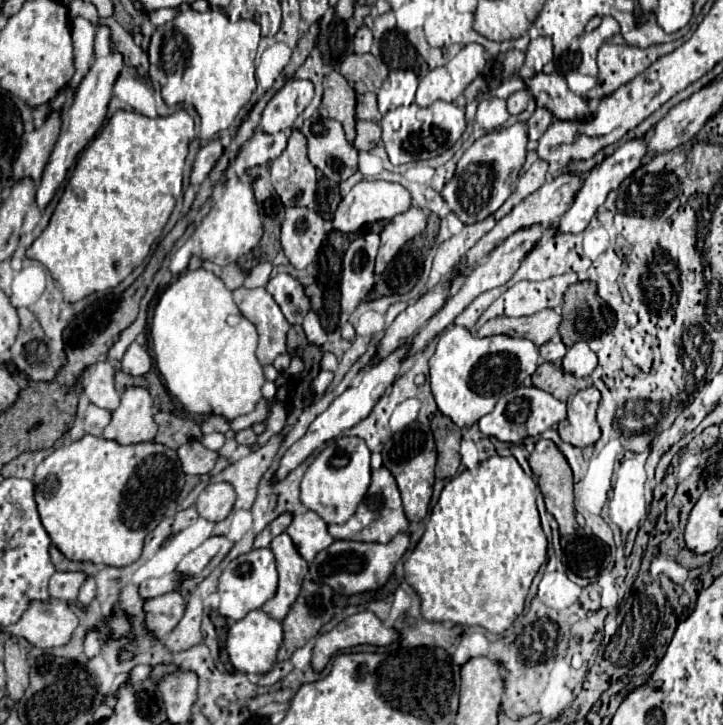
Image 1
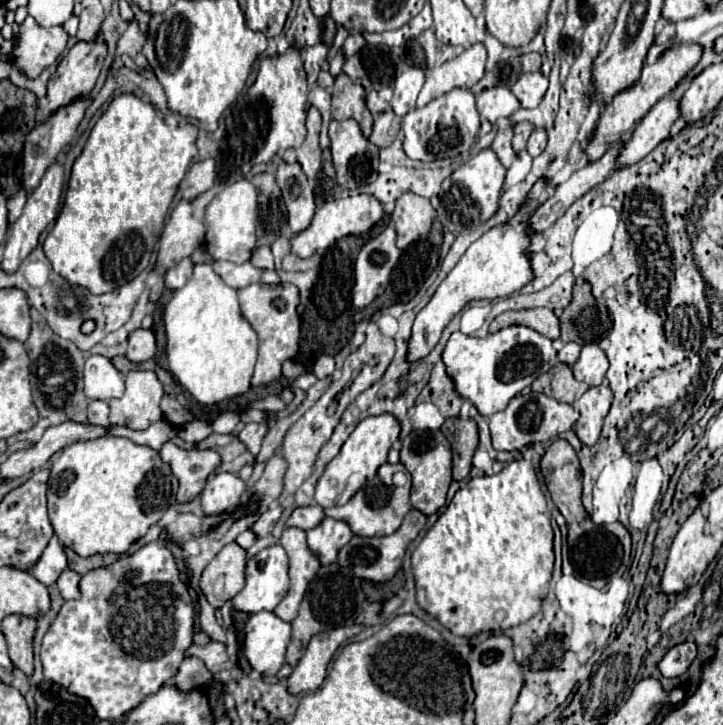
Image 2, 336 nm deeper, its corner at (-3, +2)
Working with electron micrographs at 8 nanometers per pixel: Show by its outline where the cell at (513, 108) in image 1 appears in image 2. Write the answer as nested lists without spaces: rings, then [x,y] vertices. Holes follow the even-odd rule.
[[[512,126],[504,132],[498,132],[490,148],[496,152],[498,160],[504,164],[504,168],[508,168],[516,158],[516,154],[512,152]]]

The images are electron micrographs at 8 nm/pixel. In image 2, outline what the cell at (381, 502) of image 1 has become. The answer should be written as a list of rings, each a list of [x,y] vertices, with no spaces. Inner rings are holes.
[[[398,462],[398,464],[382,464],[378,468],[378,474],[366,482],[366,486],[362,486],[344,506],[332,506],[326,512],[326,516],[334,518],[334,520],[342,520],[346,522],[354,534],[358,536],[388,536],[392,532],[396,532],[396,528],[400,528],[404,516],[410,512],[412,504],[410,504],[410,484],[406,482],[404,486],[396,486],[394,484],[394,474],[396,472],[404,472],[406,468]]]

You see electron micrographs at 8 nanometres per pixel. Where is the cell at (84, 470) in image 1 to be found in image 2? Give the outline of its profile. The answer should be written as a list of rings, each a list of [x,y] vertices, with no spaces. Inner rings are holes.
[[[102,436],[88,442],[76,442],[64,448],[50,468],[48,484],[48,514],[54,532],[60,536],[60,542],[74,550],[78,556],[94,554],[124,554],[130,544],[146,534],[146,530],[156,524],[166,508],[170,506],[172,496],[172,472],[160,454],[148,446],[138,446],[128,438]]]

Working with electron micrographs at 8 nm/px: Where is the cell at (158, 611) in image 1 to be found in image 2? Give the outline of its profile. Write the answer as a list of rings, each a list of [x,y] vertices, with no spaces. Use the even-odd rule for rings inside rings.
[[[232,542],[224,546],[206,566],[200,578],[200,588],[214,608],[222,608],[224,602],[232,600],[244,588],[246,560],[246,550]]]

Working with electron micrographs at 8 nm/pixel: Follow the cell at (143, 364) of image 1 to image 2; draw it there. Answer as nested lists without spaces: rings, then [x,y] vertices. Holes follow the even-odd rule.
[[[138,328],[130,334],[128,338],[128,352],[126,352],[126,358],[132,360],[134,364],[138,362],[144,362],[144,360],[150,360],[152,356],[156,354],[156,336],[154,336],[154,330],[144,330],[144,328]]]

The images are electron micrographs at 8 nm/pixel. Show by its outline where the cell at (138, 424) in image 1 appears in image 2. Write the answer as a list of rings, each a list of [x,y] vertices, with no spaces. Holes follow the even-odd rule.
[[[132,370],[126,376],[126,392],[122,398],[112,398],[110,422],[116,426],[128,426],[134,430],[146,430],[150,424],[162,420],[160,398],[164,388],[154,372]]]

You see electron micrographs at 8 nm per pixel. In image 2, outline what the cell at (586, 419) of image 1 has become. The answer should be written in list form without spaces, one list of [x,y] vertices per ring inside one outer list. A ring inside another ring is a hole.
[[[594,386],[588,388],[578,400],[576,400],[576,408],[580,408],[580,418],[576,422],[576,436],[580,438],[582,444],[586,446],[594,446],[598,442],[604,418],[610,410],[612,404],[612,390],[608,386]]]

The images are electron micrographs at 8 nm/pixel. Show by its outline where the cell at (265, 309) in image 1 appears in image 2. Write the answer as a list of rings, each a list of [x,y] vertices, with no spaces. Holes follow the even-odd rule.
[[[250,284],[248,288],[238,290],[240,308],[244,318],[250,322],[254,332],[258,334],[258,360],[252,376],[252,386],[268,384],[282,374],[282,364],[288,358],[294,358],[300,342],[300,292],[294,284]]]

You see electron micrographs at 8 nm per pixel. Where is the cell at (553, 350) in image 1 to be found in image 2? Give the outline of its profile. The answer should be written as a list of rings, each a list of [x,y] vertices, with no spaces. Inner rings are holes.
[[[568,342],[568,344],[564,344],[564,348],[558,352],[558,358],[560,358],[560,362],[572,366],[572,364],[578,360],[580,350],[582,350],[580,344],[572,344],[572,342]]]

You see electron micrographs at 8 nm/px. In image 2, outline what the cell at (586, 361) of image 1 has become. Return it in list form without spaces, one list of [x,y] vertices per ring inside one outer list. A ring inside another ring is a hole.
[[[586,344],[582,348],[582,354],[580,354],[578,362],[572,366],[574,378],[586,382],[588,386],[602,384],[606,370],[608,370],[608,358],[598,348],[598,344]]]

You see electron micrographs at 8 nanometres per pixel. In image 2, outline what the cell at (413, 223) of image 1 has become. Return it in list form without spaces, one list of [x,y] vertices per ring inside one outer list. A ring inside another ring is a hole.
[[[404,192],[396,200],[396,208],[392,212],[392,222],[398,232],[400,248],[406,248],[410,242],[428,234],[434,222],[434,208],[430,202],[418,194]]]

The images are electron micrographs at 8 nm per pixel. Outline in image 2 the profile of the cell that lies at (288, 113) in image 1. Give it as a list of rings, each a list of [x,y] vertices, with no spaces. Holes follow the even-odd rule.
[[[320,42],[312,48],[304,48],[304,70],[308,74],[308,84],[310,86],[316,82],[320,66],[326,60],[326,54],[328,54],[328,46],[324,42]]]

